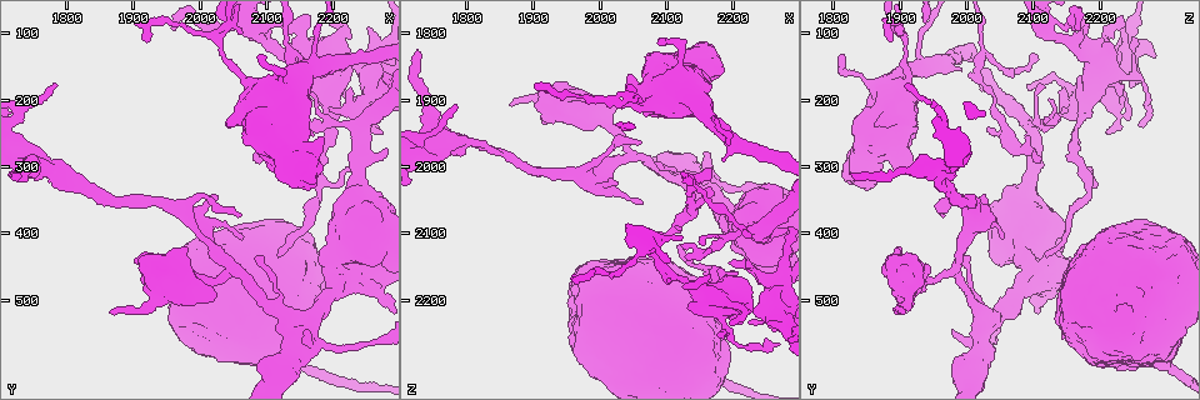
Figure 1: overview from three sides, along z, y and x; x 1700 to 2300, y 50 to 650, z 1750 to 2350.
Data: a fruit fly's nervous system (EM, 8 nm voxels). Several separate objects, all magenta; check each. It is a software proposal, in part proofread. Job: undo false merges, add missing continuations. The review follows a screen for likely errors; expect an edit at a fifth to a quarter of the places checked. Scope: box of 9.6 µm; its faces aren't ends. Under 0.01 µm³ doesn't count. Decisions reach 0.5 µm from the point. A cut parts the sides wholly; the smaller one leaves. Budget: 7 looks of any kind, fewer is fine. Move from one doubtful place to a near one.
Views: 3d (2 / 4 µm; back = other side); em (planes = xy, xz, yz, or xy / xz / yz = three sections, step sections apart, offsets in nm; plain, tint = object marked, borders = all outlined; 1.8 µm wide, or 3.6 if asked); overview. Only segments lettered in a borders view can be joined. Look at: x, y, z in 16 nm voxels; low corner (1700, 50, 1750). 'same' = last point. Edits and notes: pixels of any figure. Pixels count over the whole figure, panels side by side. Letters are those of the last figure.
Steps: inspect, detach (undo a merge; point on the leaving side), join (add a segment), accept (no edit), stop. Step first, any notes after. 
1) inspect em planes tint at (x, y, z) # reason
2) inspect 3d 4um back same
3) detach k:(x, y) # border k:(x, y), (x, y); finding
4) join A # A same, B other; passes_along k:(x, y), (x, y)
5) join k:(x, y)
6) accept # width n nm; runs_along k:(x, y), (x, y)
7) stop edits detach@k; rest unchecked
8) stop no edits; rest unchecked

inspect 3d 4um at (2200, 445, 2090) # closes a loop

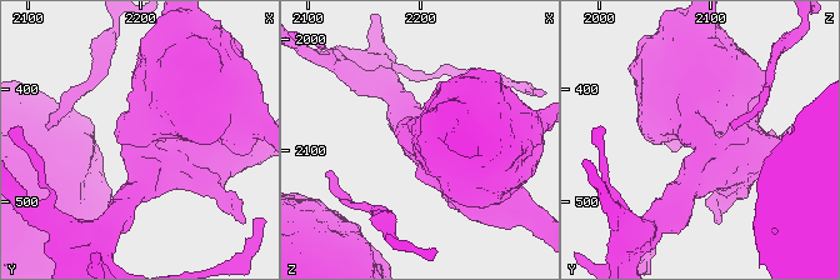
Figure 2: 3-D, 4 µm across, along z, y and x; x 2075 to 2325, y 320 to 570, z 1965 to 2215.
inspect em 3.6um xz step 8 tint at (2194, 444, 2090) # shape alone is not enough

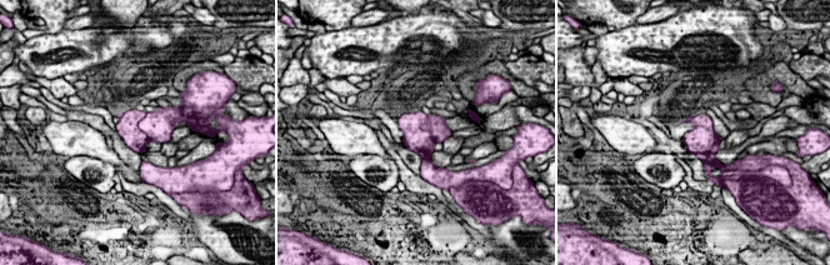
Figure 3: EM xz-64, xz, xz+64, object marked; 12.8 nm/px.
inspect em 3.6um planes borders same

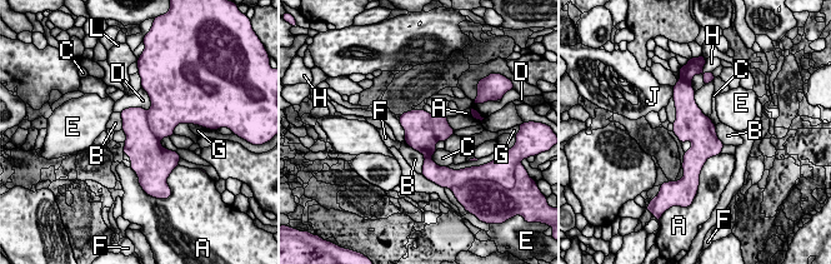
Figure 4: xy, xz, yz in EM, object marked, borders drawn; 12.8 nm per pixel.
detach 4:(419, 138) # width 400 nm; longest_contact B 500 nm; A other, B other, C other, D other, E other, F other, G other, H other, J other, L other; two neurons meet here

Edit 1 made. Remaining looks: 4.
inspect overview # redraw

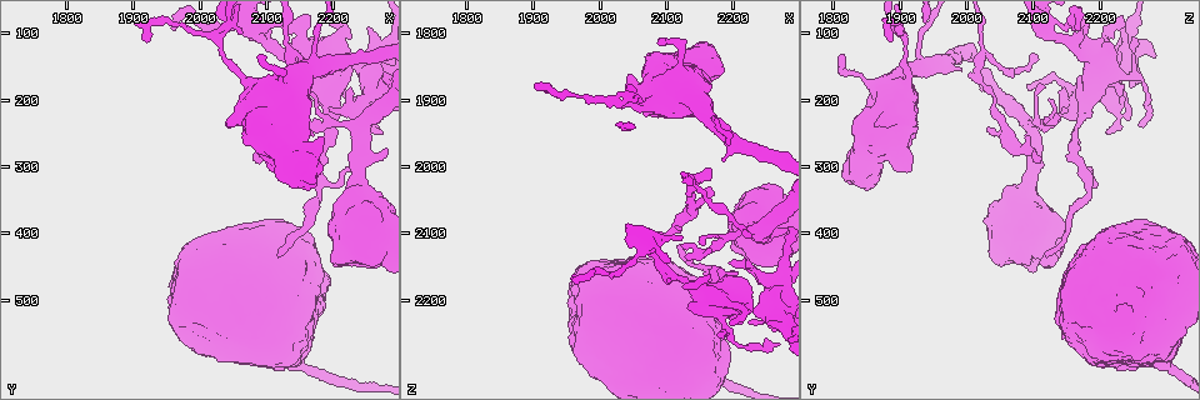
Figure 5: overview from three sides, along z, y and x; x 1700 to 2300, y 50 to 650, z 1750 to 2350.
inspect 3d 4um at (2215, 190, 2230) # branch stops here

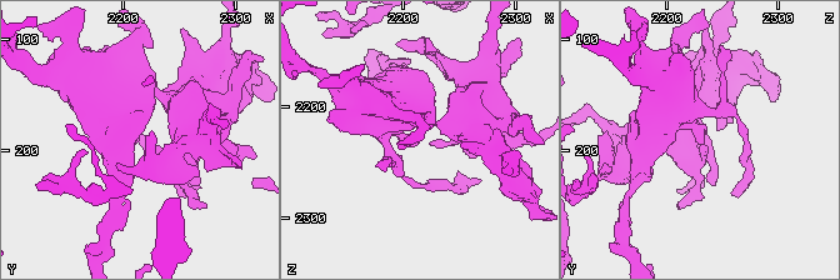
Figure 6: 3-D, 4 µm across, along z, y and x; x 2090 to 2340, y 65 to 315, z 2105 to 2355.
inspect em 3.6um xy step 4 tint at (2216, 190, 2232)

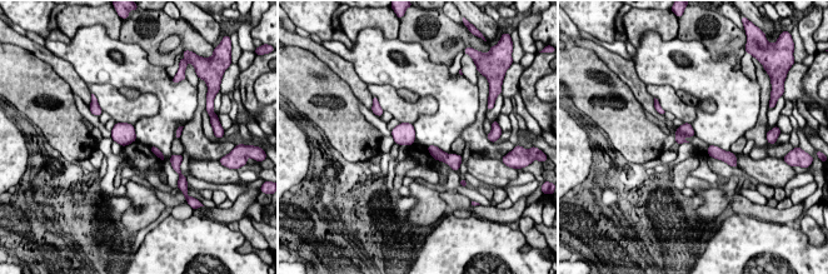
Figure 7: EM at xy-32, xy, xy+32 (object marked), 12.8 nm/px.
inspect em 3.6um planes borders same

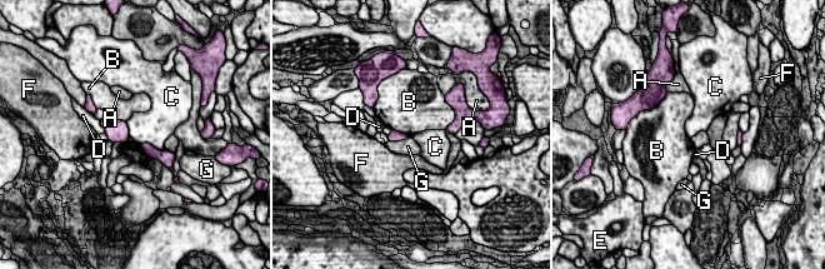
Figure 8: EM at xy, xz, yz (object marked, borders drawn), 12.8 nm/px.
accept # A other, B other, C other, D other, E other, F other, G other; border 8:(140, 143), (150, 143), (164, 152); none of them fits

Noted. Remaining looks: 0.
stop edits detach@4; rest unchecked

